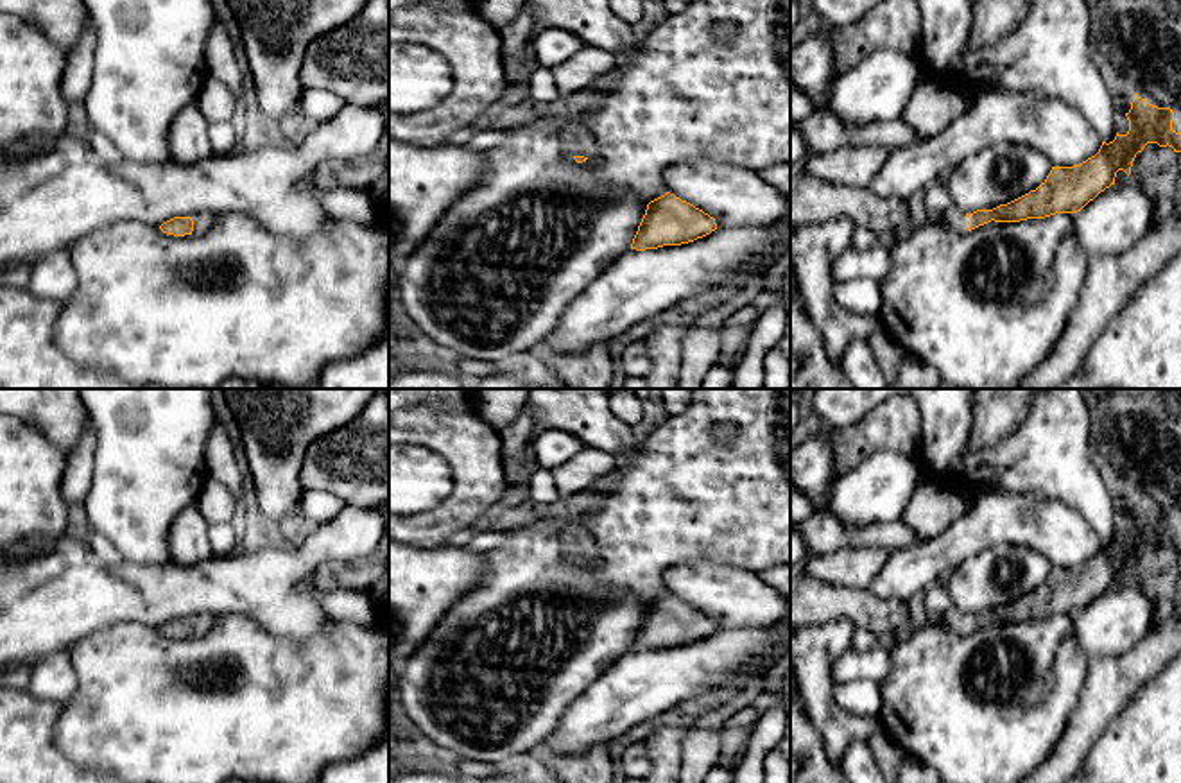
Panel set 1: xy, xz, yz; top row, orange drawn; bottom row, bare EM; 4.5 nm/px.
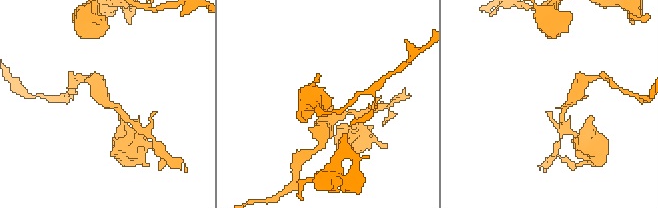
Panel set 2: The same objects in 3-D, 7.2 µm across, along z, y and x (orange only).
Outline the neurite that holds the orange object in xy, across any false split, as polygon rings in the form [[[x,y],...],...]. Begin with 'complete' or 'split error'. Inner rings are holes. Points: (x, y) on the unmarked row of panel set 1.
split error | [[[197,613],[190,618],[174,618],[159,627],[159,631],[167,636],[185,638],[192,634],[201,634],[210,629],[215,622],[217,615],[213,613]]]

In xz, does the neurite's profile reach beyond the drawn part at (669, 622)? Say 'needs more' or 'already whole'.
already whole

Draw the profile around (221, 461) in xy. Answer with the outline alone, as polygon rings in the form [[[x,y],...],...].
[[[217,419],[206,444],[206,466],[211,480],[224,484],[235,495],[235,498],[240,496],[242,475],[237,464],[235,448],[220,419]]]

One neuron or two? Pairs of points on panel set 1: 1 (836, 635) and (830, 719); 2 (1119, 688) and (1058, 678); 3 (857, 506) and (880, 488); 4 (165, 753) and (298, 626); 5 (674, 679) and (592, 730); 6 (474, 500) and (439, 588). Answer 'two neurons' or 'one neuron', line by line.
1: one neuron
2: two neurons
3: one neuron
4: two neurons
5: one neuron
6: two neurons

